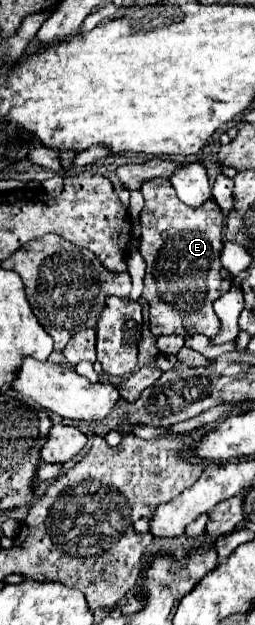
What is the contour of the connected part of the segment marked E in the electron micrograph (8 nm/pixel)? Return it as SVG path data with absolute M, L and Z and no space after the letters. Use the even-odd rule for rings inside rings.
M150 179L142 183L144 209L140 213L140 255L146 259L146 277L142 297L150 305L150 331L162 335L202 333L216 337L222 329L212 303L232 287L232 277L220 265L222 249L222 211L208 199L202 207L182 203L168 179Z

